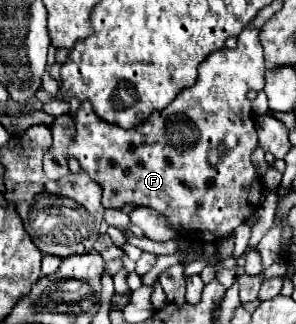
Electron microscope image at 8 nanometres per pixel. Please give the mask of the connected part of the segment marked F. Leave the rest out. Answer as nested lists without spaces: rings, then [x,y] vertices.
[[[249,26],[239,34],[235,50],[209,54],[199,66],[197,82],[133,130],[97,120],[89,102],[83,102],[75,116],[55,118],[53,144],[43,156],[43,170],[55,180],[61,170],[65,174],[67,158],[73,156],[103,188],[105,208],[123,208],[129,202],[149,206],[163,214],[181,238],[193,244],[213,244],[247,222],[263,198],[263,186],[251,164],[251,152],[259,140],[247,100],[249,90],[263,86],[265,62],[259,30]]]

